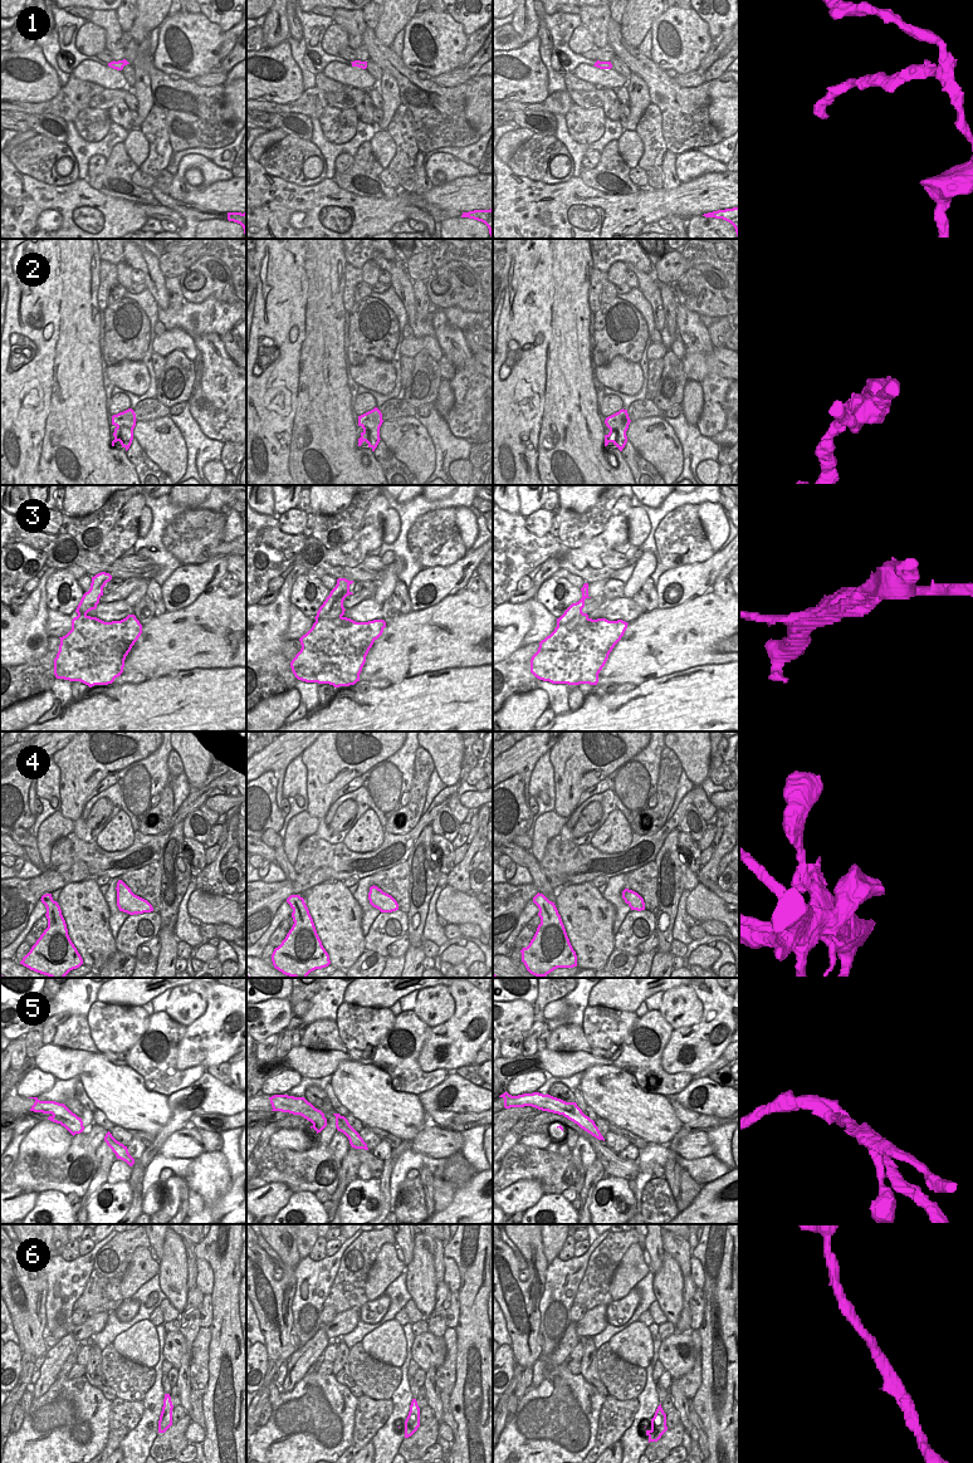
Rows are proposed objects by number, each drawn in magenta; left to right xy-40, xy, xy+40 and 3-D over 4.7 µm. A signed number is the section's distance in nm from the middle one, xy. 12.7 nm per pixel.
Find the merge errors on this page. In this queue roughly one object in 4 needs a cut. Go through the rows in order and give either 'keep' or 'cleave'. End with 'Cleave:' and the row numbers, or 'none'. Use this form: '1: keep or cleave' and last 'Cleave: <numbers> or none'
1: keep
2: cleave
3: cleave
4: keep
5: cleave
6: keep
Cleave: 2, 3, 5

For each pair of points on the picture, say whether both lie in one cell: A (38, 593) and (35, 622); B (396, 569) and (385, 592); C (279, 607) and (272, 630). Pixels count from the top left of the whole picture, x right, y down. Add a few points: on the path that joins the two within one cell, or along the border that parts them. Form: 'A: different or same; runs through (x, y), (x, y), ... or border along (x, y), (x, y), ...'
A: same; runs through (37, 601), (35, 615)
B: same; runs through (391, 575), (387, 587)
C: same; runs through (277, 612), (272, 625)

